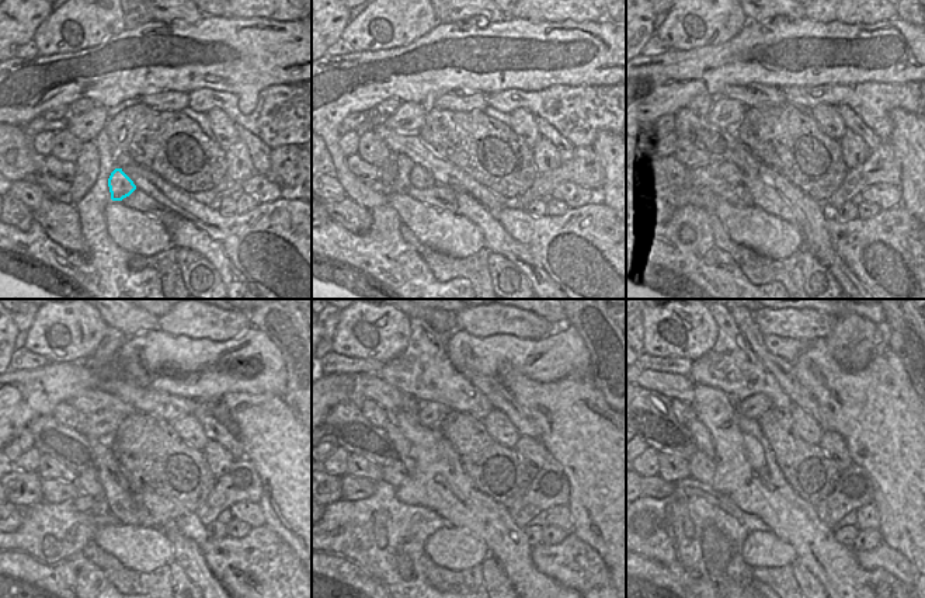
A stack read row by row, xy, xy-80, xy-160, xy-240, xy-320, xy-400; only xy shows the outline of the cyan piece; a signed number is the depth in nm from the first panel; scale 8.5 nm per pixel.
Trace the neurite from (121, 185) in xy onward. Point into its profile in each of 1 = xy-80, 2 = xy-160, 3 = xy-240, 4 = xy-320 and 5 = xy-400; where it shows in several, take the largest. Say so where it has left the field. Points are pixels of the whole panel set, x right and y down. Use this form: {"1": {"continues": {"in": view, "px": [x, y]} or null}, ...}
{"1": {"continues": {"in": "xy-80", "px": [420, 178]}}, "2": {"continues": {"in": "xy-160", "px": [729, 171]}}, "3": {"continues": {"in": "xy-240", "px": [89, 482]}}, "4": {"continues": {"in": "xy-320", "px": [395, 473]}}, "5": {"continues": {"in": "xy-400", "px": [702, 468]}}}

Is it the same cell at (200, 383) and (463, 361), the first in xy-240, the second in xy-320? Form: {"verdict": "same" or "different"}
{"verdict": "same"}

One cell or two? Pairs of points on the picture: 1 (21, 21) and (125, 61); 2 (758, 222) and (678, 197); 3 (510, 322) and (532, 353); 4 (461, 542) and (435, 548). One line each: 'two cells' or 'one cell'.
1: two cells
2: one cell
3: two cells
4: one cell

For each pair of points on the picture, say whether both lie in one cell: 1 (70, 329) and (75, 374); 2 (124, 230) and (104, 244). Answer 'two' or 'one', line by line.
1: two
2: two

